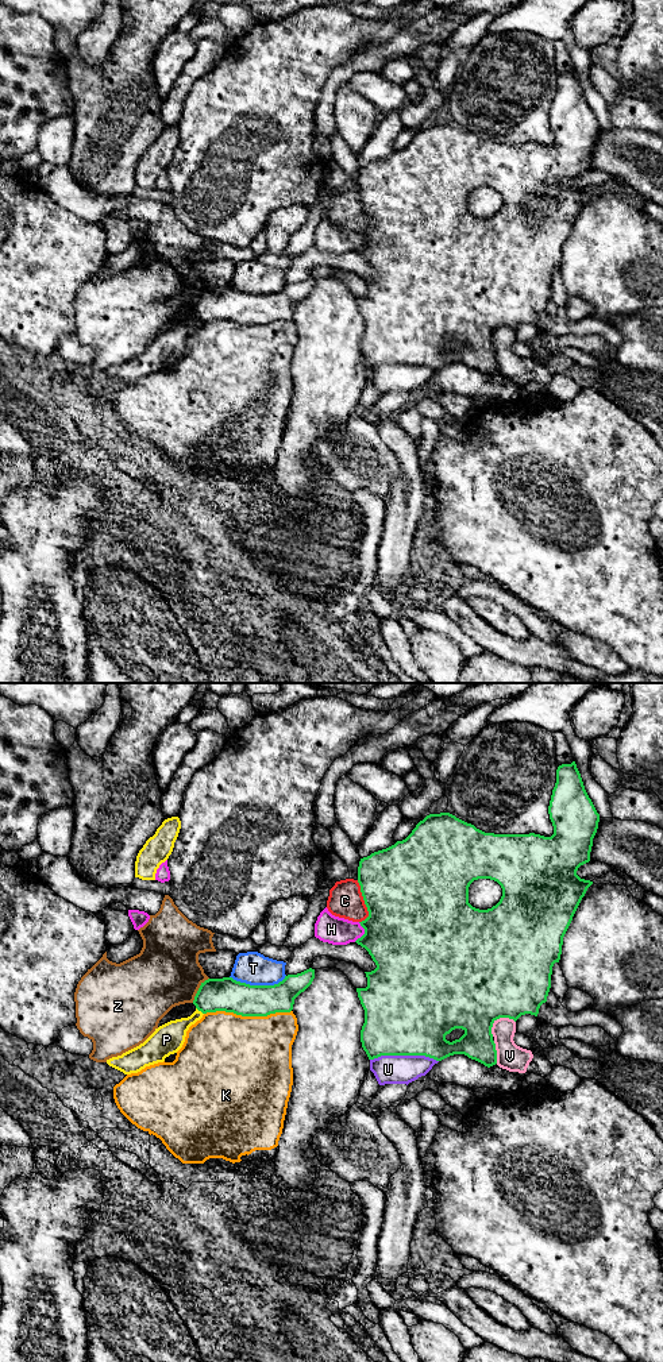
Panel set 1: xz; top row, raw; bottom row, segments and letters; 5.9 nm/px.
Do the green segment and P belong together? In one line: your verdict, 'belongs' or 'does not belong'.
does not belong

